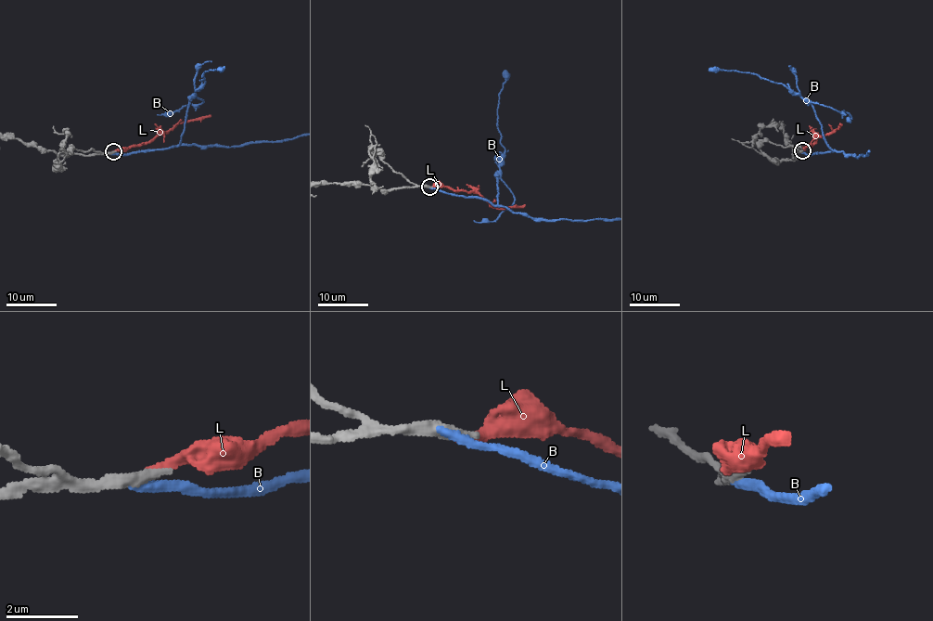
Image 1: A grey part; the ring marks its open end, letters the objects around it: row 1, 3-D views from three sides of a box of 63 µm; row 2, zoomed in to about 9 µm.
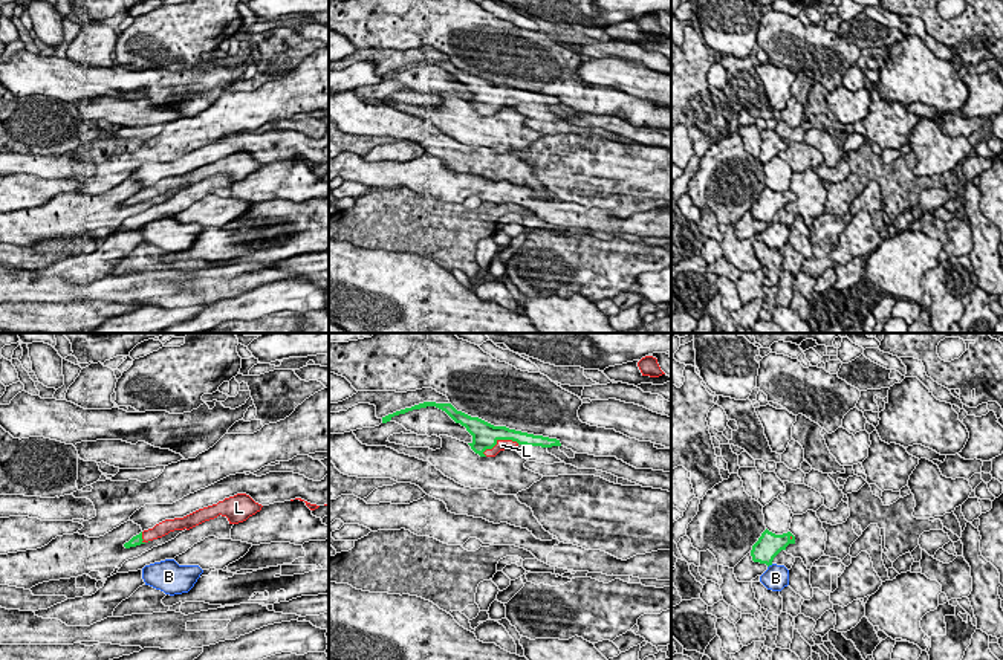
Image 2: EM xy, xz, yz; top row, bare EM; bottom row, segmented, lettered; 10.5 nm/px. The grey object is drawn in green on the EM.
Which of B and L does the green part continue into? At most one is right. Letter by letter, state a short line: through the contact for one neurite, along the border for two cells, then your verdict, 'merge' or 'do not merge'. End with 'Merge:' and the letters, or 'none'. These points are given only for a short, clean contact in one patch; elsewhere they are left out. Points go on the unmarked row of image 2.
B: do not merge
L: merge
Merge: L

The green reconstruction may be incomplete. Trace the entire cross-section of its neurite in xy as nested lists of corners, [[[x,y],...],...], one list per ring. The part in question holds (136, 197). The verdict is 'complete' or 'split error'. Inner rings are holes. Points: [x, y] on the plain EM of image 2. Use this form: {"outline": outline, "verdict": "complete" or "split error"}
{"outline": [[[237,151],[234,154],[225,156],[223,159],[219,159],[217,162],[199,167],[183,176],[165,177],[156,182],[153,186],[144,188],[133,194],[128,200],[124,202],[124,205],[136,205],[162,196],[174,188],[190,188],[205,179],[217,176],[219,173],[226,174],[229,182],[239,182],[260,170],[261,165],[263,163],[255,160],[249,153]]], "verdict": "split error"}

